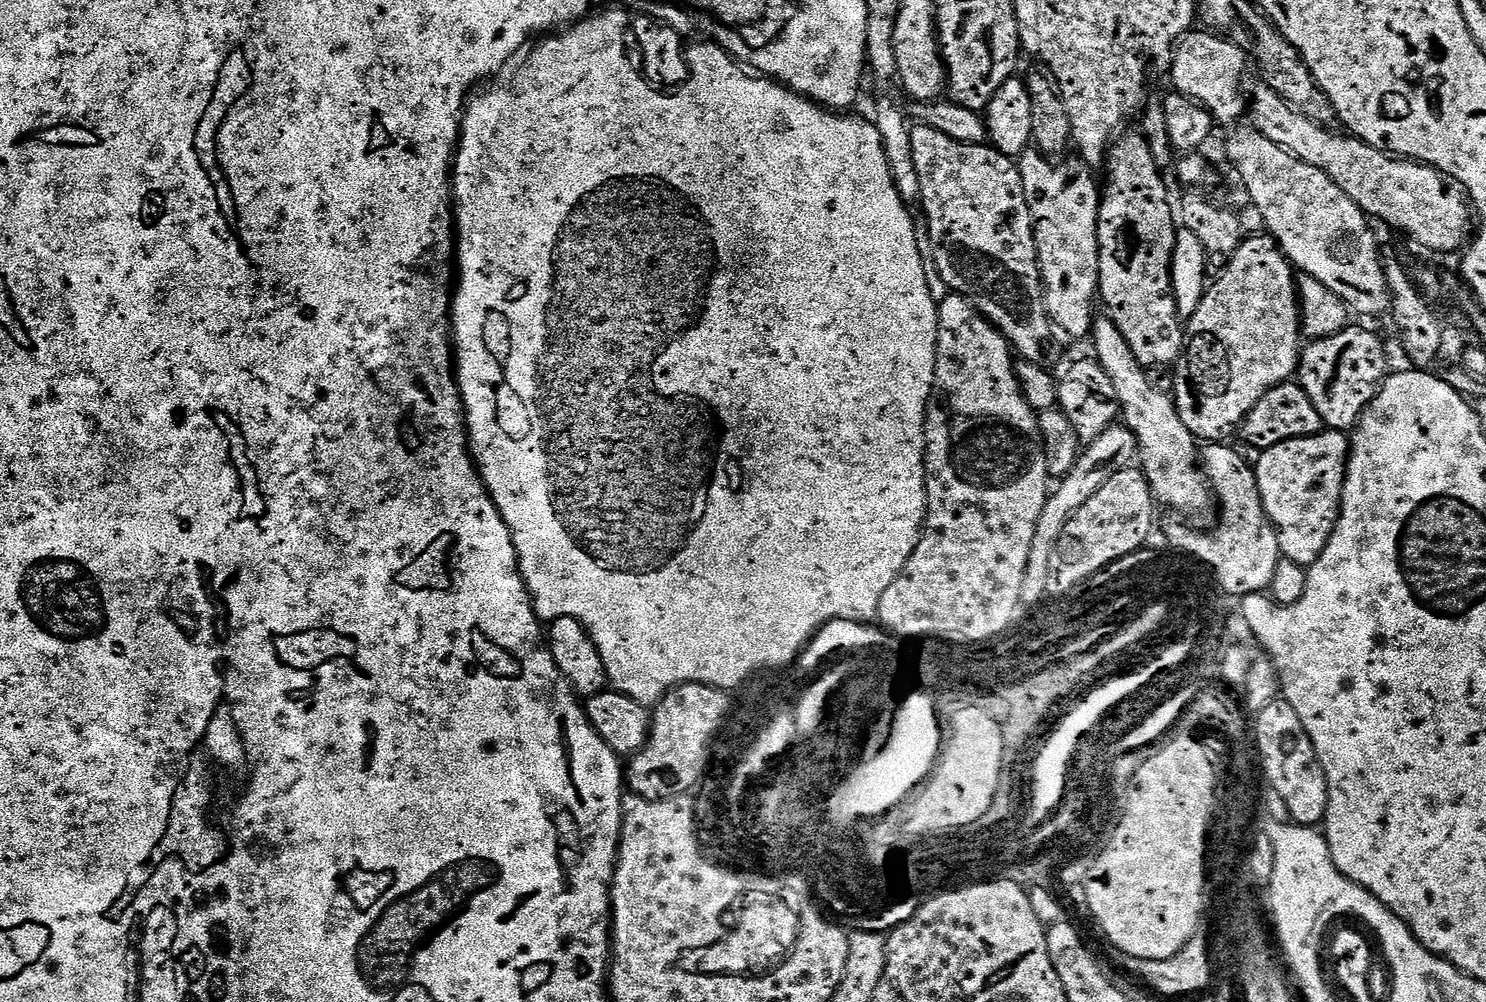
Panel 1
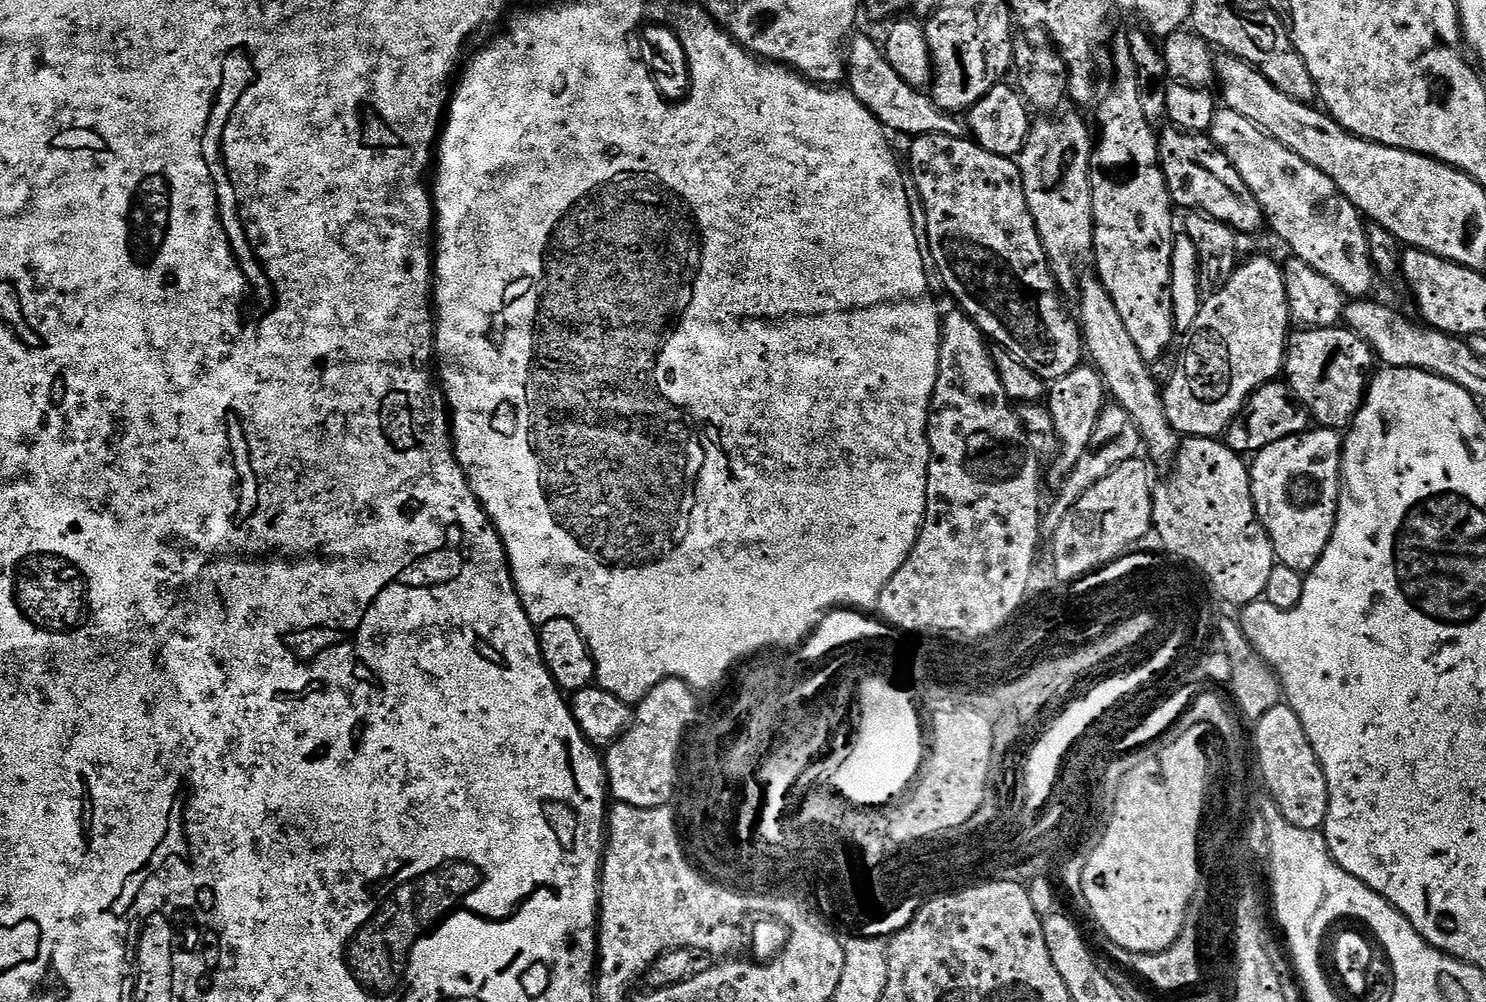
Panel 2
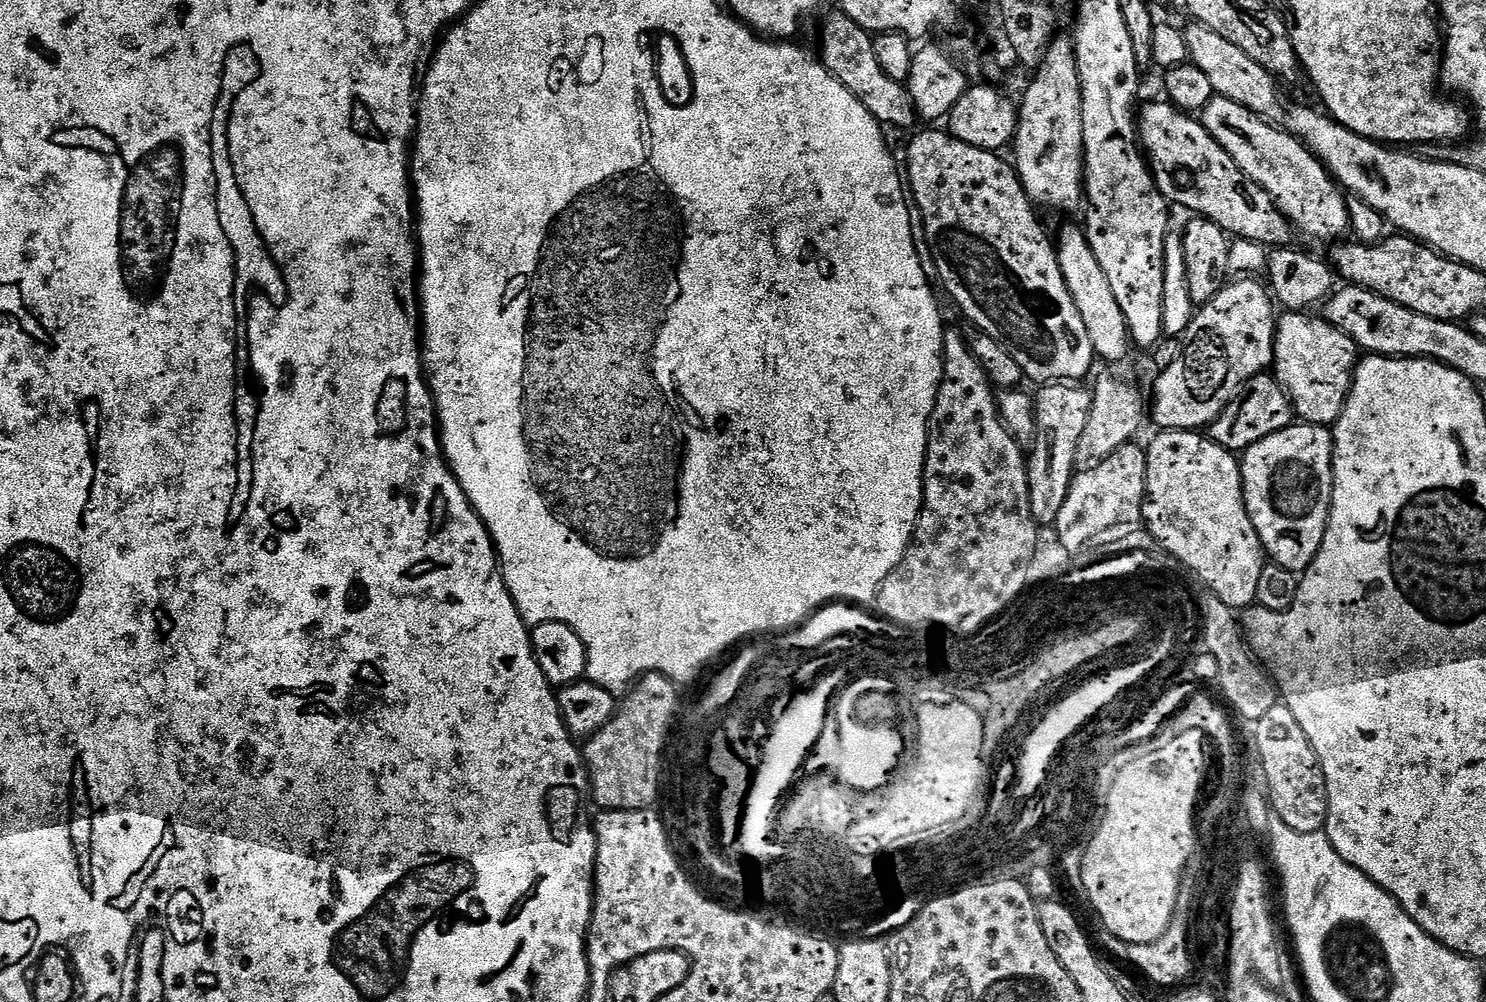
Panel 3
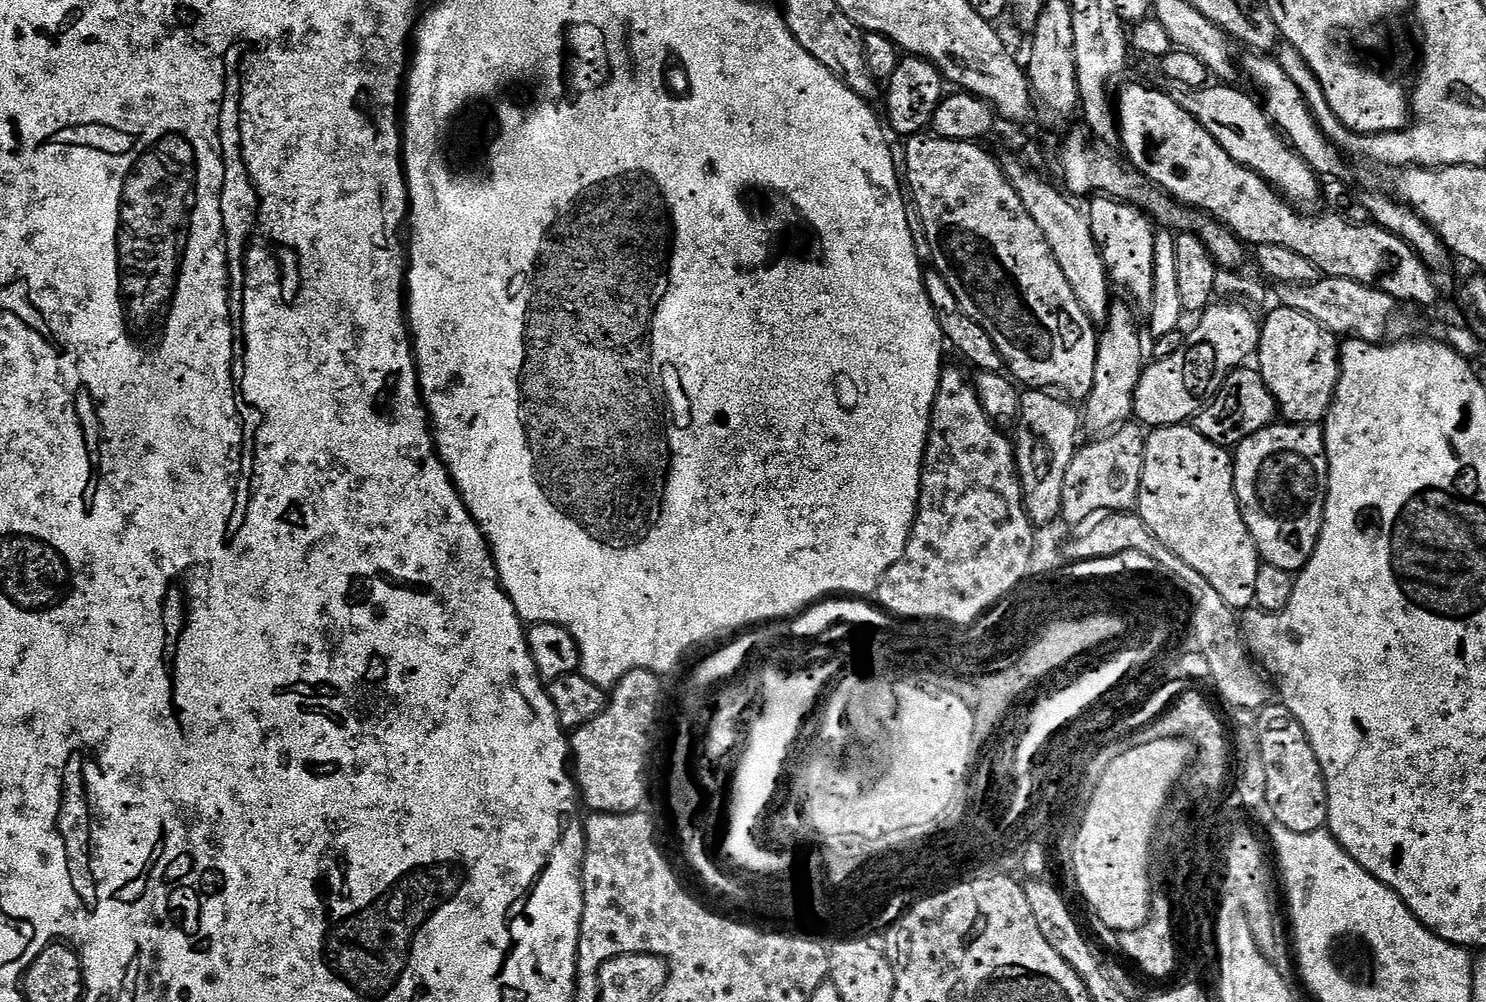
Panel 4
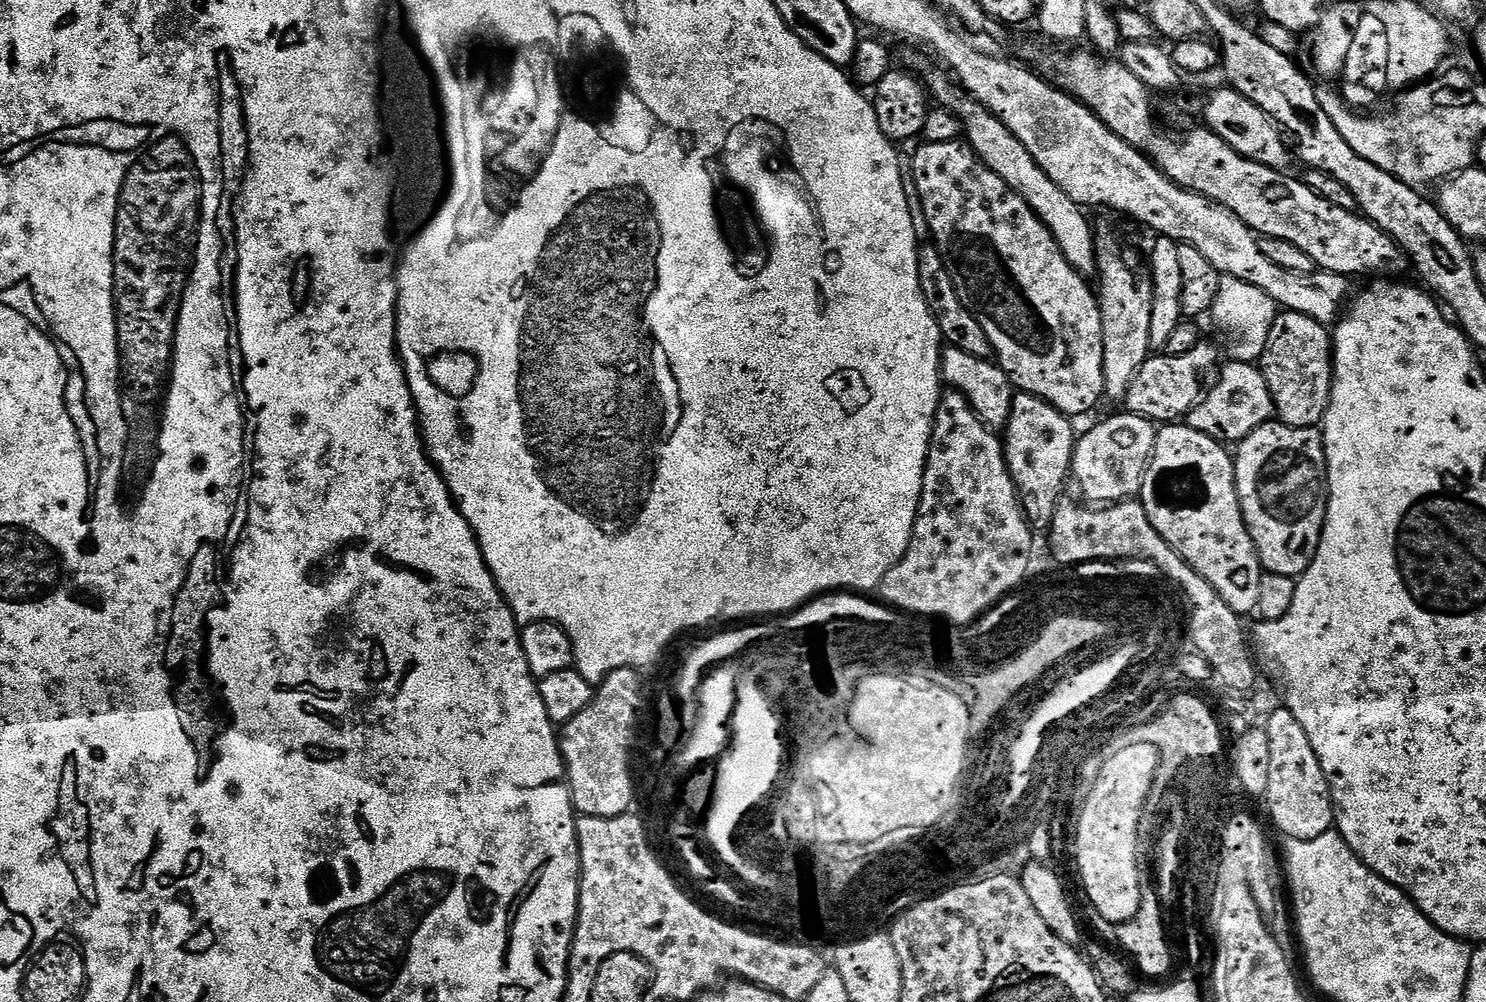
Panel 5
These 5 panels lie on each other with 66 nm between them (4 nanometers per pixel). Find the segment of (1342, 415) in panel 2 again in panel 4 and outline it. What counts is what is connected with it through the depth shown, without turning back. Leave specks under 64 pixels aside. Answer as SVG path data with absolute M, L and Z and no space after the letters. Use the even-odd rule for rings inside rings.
M1279 306L1268 317L1263 317L1260 330L1260 347L1254 357L1255 367L1266 382L1270 394L1276 399L1279 415L1290 424L1320 424L1327 416L1336 387L1340 381L1341 341L1314 318L1302 310Z

